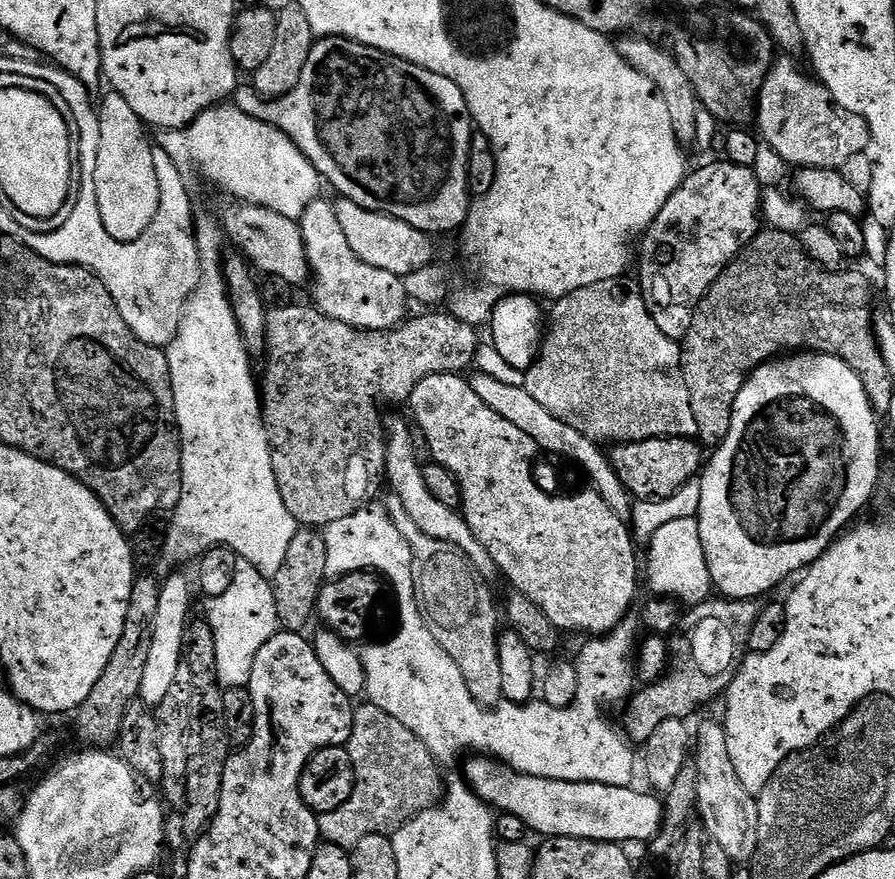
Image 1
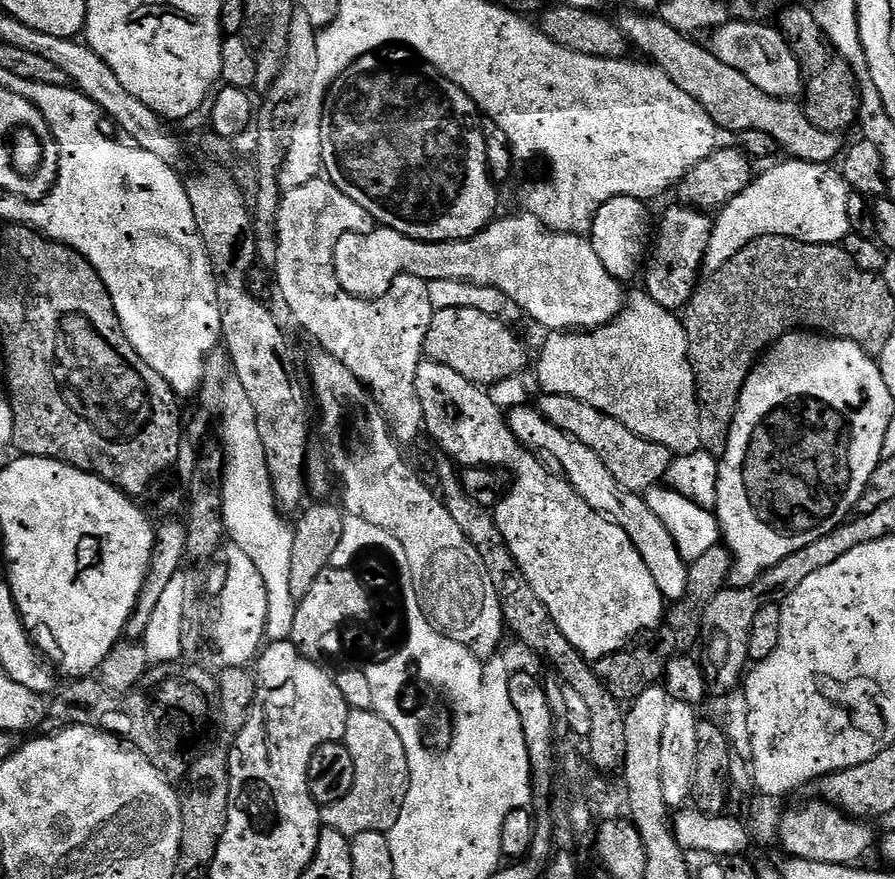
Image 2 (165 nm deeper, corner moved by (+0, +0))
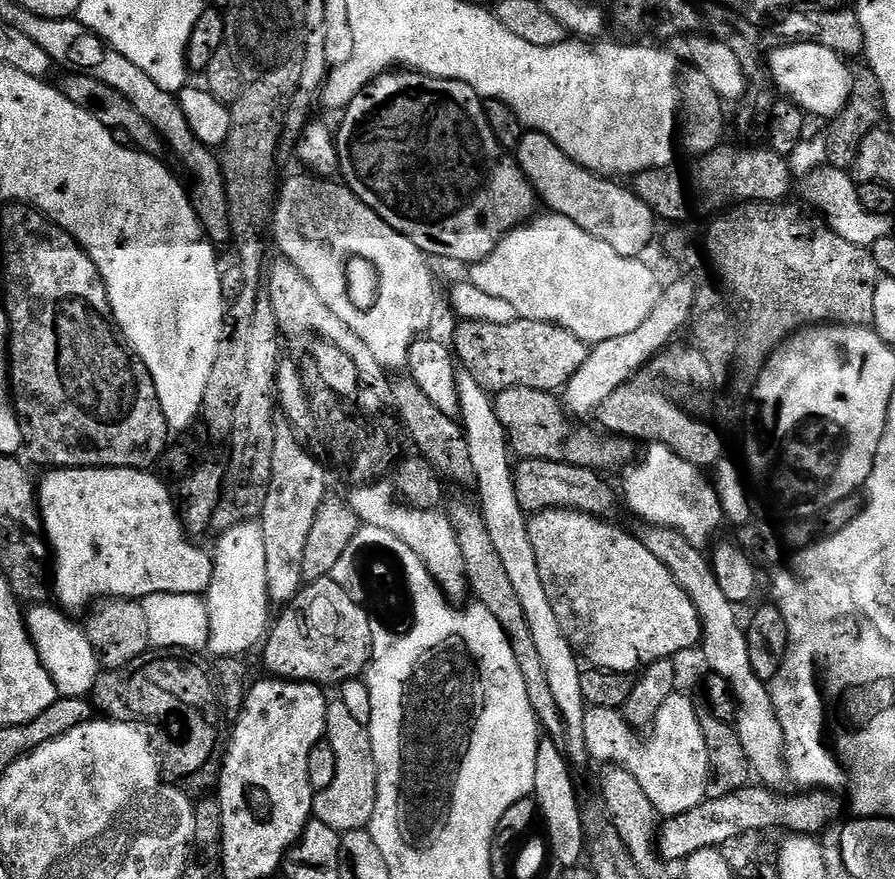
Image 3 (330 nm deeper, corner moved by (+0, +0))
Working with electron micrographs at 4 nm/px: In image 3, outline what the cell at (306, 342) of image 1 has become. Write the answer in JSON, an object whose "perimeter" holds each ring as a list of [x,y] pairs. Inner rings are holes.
{"perimeter":[[[460,320],[457,323],[456,333],[450,339],[454,349],[455,359],[459,367],[469,372],[490,394],[510,390],[510,386],[530,386],[534,390],[559,393],[574,374],[578,374],[578,366],[586,362],[589,345],[582,338],[570,334],[570,330],[560,328],[550,322],[538,322],[537,320],[521,320],[506,322],[505,324],[491,324],[490,322],[478,322],[477,320]]]}

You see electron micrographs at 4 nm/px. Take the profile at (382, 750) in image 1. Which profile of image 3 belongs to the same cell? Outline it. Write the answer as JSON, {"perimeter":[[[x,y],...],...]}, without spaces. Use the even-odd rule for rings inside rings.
{"perimeter":[[[338,698],[333,699],[326,714],[326,741],[333,748],[335,757],[334,780],[312,798],[312,815],[326,822],[341,834],[359,828],[367,829],[374,814],[374,802],[378,794],[378,774],[372,753],[372,735],[362,722],[357,722]]]}

